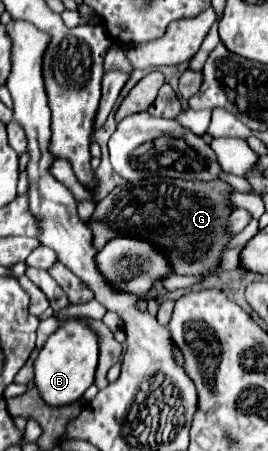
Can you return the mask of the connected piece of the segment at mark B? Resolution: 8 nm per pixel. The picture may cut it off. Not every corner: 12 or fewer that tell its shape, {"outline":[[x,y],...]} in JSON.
{"outline":[[61,324],[35,360],[35,384],[65,406],[93,384],[99,336]]}

